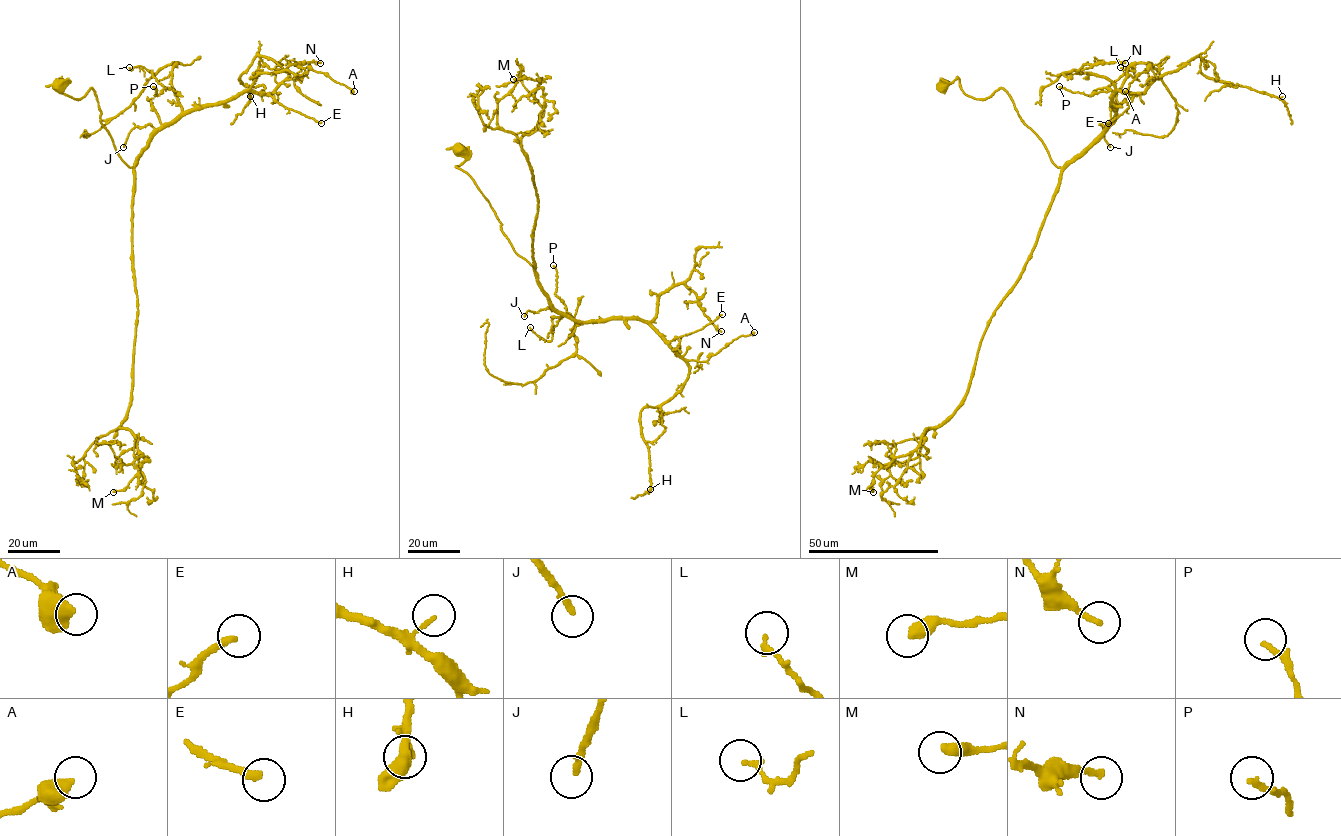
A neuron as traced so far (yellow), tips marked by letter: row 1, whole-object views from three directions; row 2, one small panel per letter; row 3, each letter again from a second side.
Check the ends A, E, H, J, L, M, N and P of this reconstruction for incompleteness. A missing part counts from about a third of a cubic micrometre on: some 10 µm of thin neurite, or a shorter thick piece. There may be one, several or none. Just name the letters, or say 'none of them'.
E

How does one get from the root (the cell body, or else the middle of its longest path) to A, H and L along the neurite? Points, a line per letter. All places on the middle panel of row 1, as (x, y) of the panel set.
A: (460, 150), (465, 160), (456, 166), (559, 312), (579, 321), (639, 319), (686, 360), (706, 361), (754, 332)
H: (460, 150), (456, 166), (559, 312), (643, 320), (687, 364), (684, 385), (641, 412), (650, 489)
L: (460, 150), (465, 160), (456, 166), (489, 202), (550, 302), (582, 323), (565, 314), (551, 340), (530, 327)

